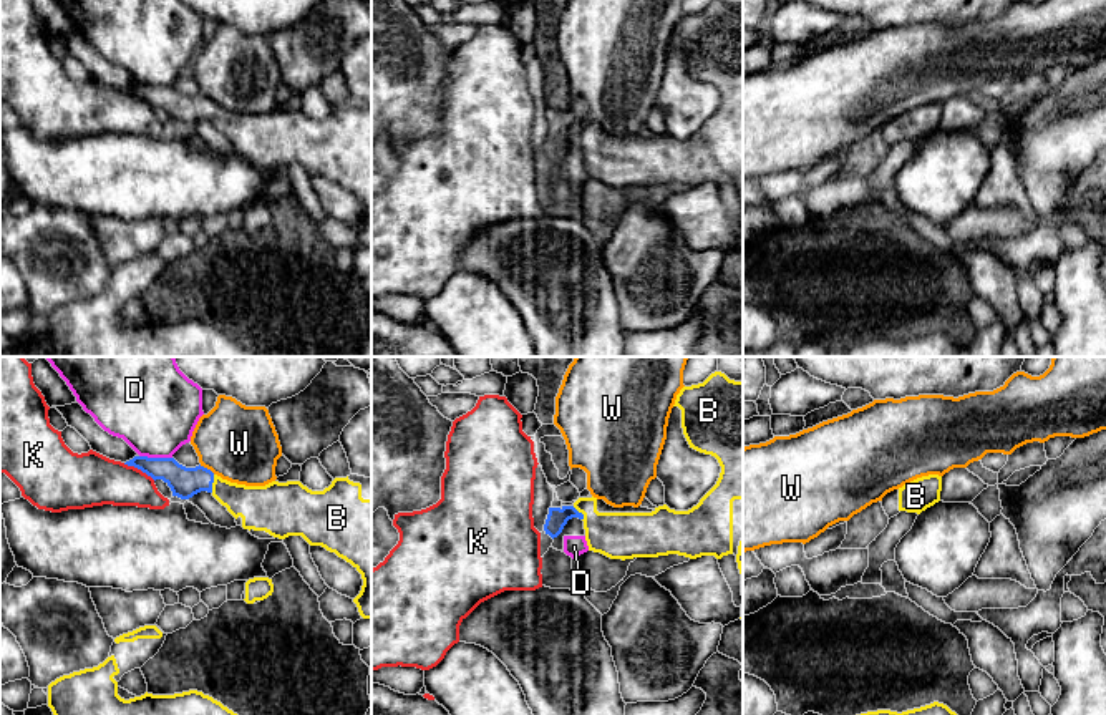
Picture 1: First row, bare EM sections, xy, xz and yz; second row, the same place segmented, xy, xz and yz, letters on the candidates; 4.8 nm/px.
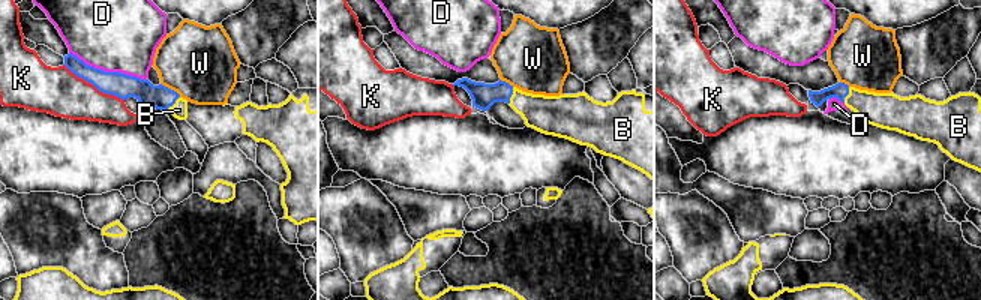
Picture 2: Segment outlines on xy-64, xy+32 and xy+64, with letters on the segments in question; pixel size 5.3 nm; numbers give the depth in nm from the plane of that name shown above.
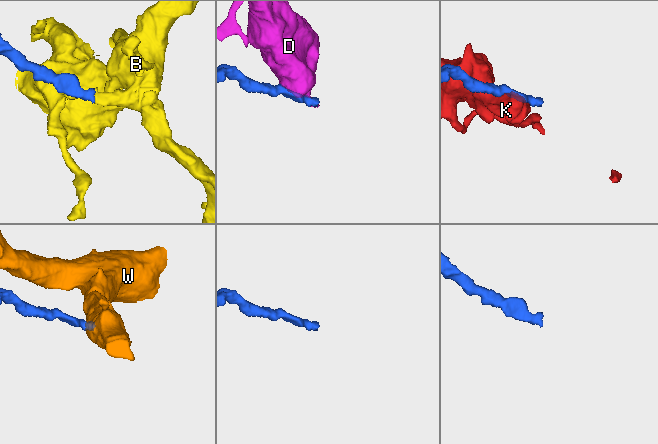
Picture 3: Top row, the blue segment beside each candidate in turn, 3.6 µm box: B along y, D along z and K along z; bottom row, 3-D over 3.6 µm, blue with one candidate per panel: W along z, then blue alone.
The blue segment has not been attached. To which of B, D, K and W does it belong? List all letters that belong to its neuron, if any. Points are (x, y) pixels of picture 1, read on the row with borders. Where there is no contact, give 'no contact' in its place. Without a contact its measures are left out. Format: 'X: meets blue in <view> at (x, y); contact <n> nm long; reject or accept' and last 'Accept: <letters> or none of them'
B: meets blue in xy at (213, 481); contact 90 nm long; accept
D: meets blue in xy at (156, 458); contact 160 nm long; reject
K: meets blue in xy at (140, 468); contact 180 nm long; reject
W: meets blue in xy at (206, 468); contact 90 nm long; reject
Accept: B

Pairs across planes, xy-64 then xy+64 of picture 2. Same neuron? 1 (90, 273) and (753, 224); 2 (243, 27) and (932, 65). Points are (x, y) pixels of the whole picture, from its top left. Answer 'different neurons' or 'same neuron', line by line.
1: different neurons
2: same neuron

